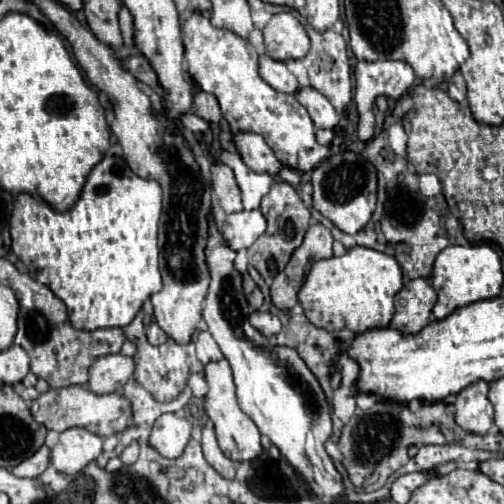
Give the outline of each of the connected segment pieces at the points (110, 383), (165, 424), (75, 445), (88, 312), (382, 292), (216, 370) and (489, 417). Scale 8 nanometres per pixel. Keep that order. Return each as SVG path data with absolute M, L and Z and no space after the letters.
M107 354L97 358L89 368L89 390L95 394L121 392L135 372L135 362L123 354Z
M163 414L155 420L149 444L165 458L177 458L183 454L191 438L191 422L177 414Z
M69 428L61 432L59 442L51 448L51 464L57 472L79 474L89 462L93 462L101 452L101 438L85 428Z
M105 156L89 174L77 204L67 212L55 212L47 202L31 194L17 196L9 222L13 252L27 266L29 276L53 290L69 310L71 324L81 330L97 328L123 328L127 326L143 302L161 290L159 274L159 248L157 248L157 222L161 216L161 188L155 180L143 180L129 170L123 158Z
M355 246L341 258L319 260L311 266L305 284L299 290L299 304L311 324L327 332L339 332L343 328L357 334L387 328L393 318L393 300L401 290L401 266L399 262L379 250Z
M221 360L221 362L215 362L215 364L207 364L205 366L205 380L207 380L207 386L209 386L209 392L205 396L205 412L215 424L217 442L219 442L223 454L231 460L237 460L237 462L243 462L243 460L253 462L253 464L259 462L259 456L263 454L261 434L259 434L257 426L253 424L253 420L237 404L235 384L233 384L229 362Z
M479 380L479 382L467 386L463 392L457 394L455 404L453 404L455 406L455 420L463 430L473 432L473 434L487 434L491 430L491 426L493 426L493 406L489 402L489 391L487 400L487 390L489 390L487 382Z

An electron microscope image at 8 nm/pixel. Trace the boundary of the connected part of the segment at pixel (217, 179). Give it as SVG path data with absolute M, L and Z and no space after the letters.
M213 164L211 166L211 178L213 178L213 194L217 196L221 208L227 214L233 212L241 212L241 198L239 198L239 188L235 184L235 176L233 170L225 164Z

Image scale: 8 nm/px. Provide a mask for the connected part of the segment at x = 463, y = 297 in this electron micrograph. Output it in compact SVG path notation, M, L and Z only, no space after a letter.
M447 246L435 260L433 266L433 288L437 292L437 304L433 308L433 316L437 320L449 316L455 308L495 298L503 286L503 272L499 254L487 246Z

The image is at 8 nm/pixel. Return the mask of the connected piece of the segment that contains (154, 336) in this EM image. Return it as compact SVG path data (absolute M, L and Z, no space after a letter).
M155 322L147 328L147 338L149 338L149 342L155 344L155 346L157 346L157 344L163 344L163 342L169 340L169 336L167 336Z

